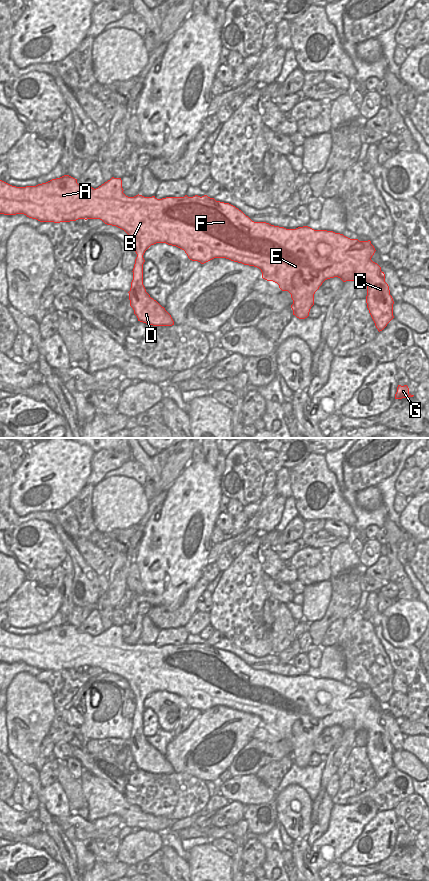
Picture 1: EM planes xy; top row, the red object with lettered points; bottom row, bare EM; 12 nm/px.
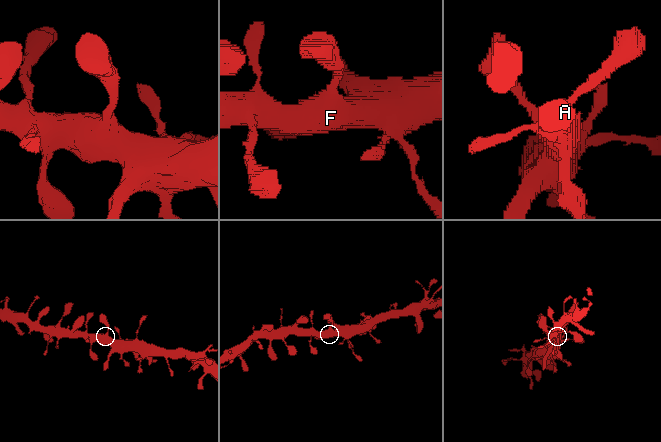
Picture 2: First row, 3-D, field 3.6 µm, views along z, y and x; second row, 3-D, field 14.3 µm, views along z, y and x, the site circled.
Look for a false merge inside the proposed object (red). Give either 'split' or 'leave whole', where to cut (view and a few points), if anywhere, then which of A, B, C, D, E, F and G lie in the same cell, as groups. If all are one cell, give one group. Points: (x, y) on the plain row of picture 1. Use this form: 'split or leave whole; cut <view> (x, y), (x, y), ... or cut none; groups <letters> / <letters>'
leave whole; cut none; groups A B C D E F G

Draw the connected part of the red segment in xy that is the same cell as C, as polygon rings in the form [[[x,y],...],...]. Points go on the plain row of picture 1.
[[[69,623],[26,635],[12,634],[0,628],[0,662],[24,662],[40,670],[54,671],[100,667],[124,678],[137,702],[128,740],[130,754],[138,769],[148,773],[174,773],[171,763],[150,745],[143,733],[143,703],[156,691],[176,694],[184,698],[190,708],[201,712],[214,706],[226,706],[259,716],[263,727],[277,731],[282,739],[291,742],[293,763],[299,767],[309,764],[315,740],[325,728],[334,725],[343,730],[367,731],[367,756],[379,780],[394,766],[394,749],[384,720],[371,708],[376,698],[370,688],[350,687],[340,681],[314,678],[308,674],[286,677],[266,670],[254,670],[235,654],[207,643],[157,647],[139,642],[128,645],[123,639],[121,626],[114,625],[96,637],[79,633],[77,627]]]

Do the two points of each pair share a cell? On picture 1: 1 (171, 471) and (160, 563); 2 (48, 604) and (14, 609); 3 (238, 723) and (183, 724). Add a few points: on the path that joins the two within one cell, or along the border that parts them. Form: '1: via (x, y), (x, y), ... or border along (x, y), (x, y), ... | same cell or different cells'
1: border along (184, 468), (166, 489) | different cells
2: via (40, 606), (29, 606), (22, 609) | same cell
3: border along (202, 712), (183, 731), (174, 737) | different cells

